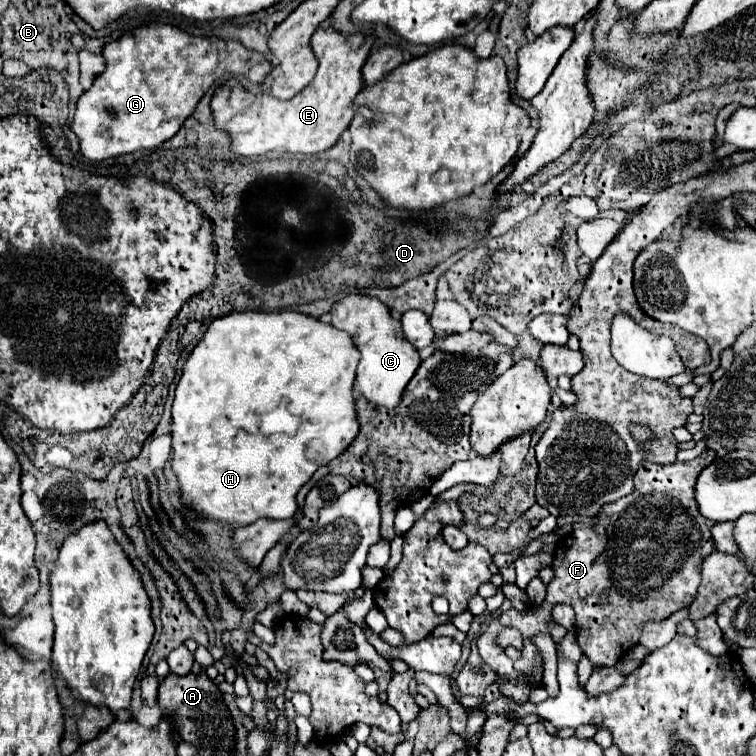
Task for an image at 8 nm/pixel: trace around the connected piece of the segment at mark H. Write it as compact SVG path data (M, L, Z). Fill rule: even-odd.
M231 312L227 316L215 318L209 326L209 330L205 332L205 336L201 338L201 342L193 348L191 356L187 358L185 366L183 366L183 376L175 388L175 400L173 400L173 472L179 480L181 486L181 498L183 504L189 506L191 510L195 510L197 514L203 514L211 520L221 520L233 526L249 526L251 522L259 520L259 518L273 518L273 520L285 520L291 518L297 510L297 502L295 496L299 492L299 488L313 476L313 472L323 466L329 464L333 458L337 458L353 440L355 434L359 434L359 422L357 422L357 414L355 414L355 398L353 398L353 382L355 382L355 368L359 362L359 350L357 346L351 342L351 338L347 338L347 334L343 334L341 330L337 330L331 324L325 324L313 316L301 314L301 312ZM285 400L287 402L287 410L295 416L299 416L303 420L299 432L295 436L285 436L285 434L263 434L259 430L261 426L261 416L269 410L273 410L277 404Z

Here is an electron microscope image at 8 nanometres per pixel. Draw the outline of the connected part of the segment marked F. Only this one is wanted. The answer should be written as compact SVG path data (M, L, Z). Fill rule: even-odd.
M705 450L691 462L643 462L635 474L635 490L619 502L603 506L599 524L573 524L573 532L559 540L553 564L555 576L547 584L543 606L529 608L523 614L511 608L489 622L477 640L481 658L499 676L523 676L541 682L543 658L531 638L547 632L553 604L563 602L573 606L577 614L577 642L591 664L595 668L615 666L619 658L623 658L623 652L631 652L633 646L639 644L641 630L647 622L663 622L673 612L689 606L701 582L699 566L703 558L715 550L711 542L713 522L699 514L695 502L695 480L711 460L715 460L715 450ZM503 626L515 626L525 640L525 652L519 660L507 658L495 642Z

